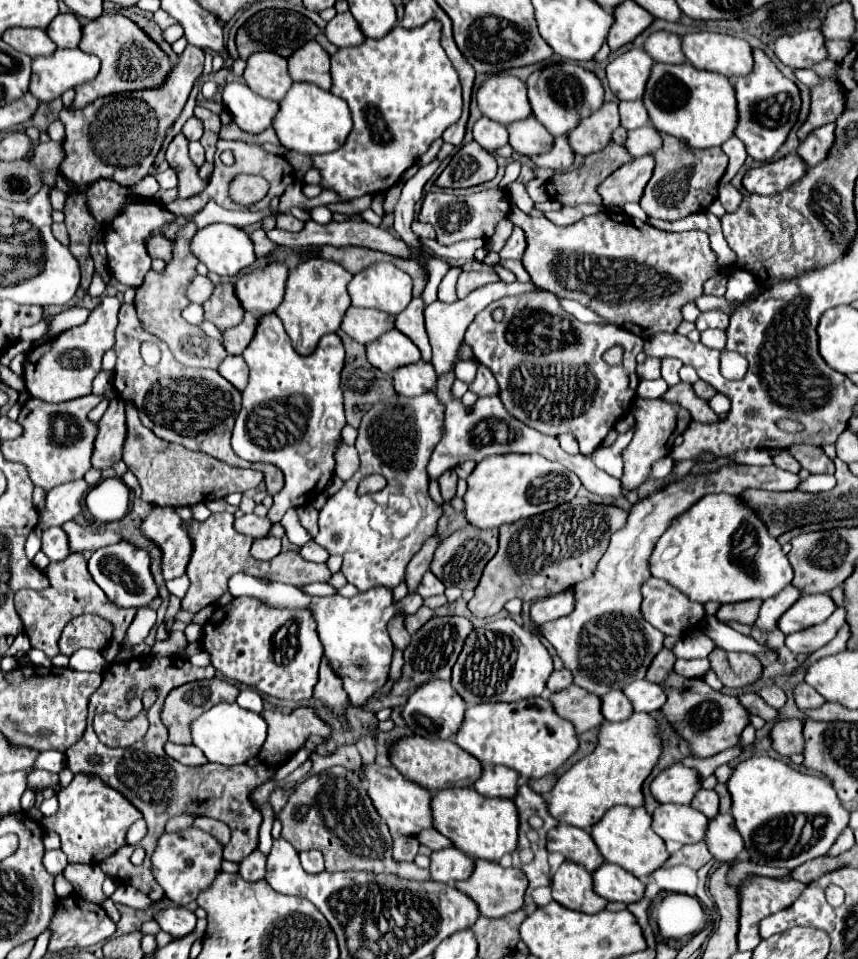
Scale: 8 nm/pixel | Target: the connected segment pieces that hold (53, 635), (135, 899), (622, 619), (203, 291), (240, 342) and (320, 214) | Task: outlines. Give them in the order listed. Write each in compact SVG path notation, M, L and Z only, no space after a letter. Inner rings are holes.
M71 554L67 560L63 560L63 564L51 562L47 566L47 578L49 578L49 588L39 590L39 592L21 590L15 594L15 610L19 612L19 616L25 624L25 634L29 636L33 648L43 650L49 658L59 654L57 640L59 640L65 624L79 614L97 614L97 616L103 616L105 620L111 620L115 642L123 644L125 632L127 632L129 624L133 622L135 608L127 608L127 610L119 608L119 606L111 604L111 600L107 600L107 596L103 596L103 590L91 580L91 574L87 572L87 560L83 558L83 554Z
M119 885L111 896L114 903L120 903L137 910L145 910L149 904L153 904L151 900L147 900L147 896L143 896L139 890L135 890L131 885Z
M723 466L717 472L685 474L683 478L667 484L663 490L639 500L631 508L625 528L611 536L611 544L599 560L595 576L575 586L575 612L571 616L539 626L541 634L557 650L557 656L573 672L573 684L591 694L603 696L611 690L623 690L627 684L645 678L655 652L663 648L665 636L651 624L643 622L641 580L651 576L647 572L647 556L651 554L655 540L659 540L675 516L691 508L703 494L741 494L749 488L785 492L795 490L797 484L797 474L791 474L777 466Z
M195 276L193 280L191 280L191 284L187 286L187 300L189 302L197 302L191 303L182 311L182 317L187 320L187 310L191 310L191 306L193 306L193 310L197 310L197 306L199 306L199 310L201 310L201 320L199 322L189 322L191 324L199 324L201 321L204 321L204 312L202 305L203 300L207 300L207 296L211 294L211 288L213 288L213 282L207 278L207 276Z
M245 312L243 320L237 326L223 330L221 336L223 336L225 350L229 354L241 354L247 348L247 344L251 342L251 336L255 334L255 324L257 324L257 318L249 312Z
M318 206L311 210L311 218L319 224L332 221L332 212L326 206Z

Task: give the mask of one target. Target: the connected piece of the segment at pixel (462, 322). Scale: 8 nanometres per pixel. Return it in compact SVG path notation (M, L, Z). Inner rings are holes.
M495 282L495 284L487 284L483 288L477 288L475 292L471 292L467 298L463 298L461 302L453 302L453 304L445 304L441 300L435 300L431 302L427 308L425 308L425 326L427 326L427 334L429 334L429 340L431 340L431 346L433 346L433 358L431 358L431 364L437 372L437 376L443 376L447 372L453 372L455 368L455 356L457 356L457 350L463 342L463 336L465 336L465 330L469 328L469 324L473 322L473 318L485 308L489 306L491 302L503 298L503 296L511 296L511 294L523 294L523 292L529 292L529 290L537 290L535 284L527 282L527 284L521 284L521 282L513 282L513 284L505 284L505 282Z

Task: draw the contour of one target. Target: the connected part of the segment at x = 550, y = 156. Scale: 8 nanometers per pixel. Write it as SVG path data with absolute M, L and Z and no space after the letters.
M557 136L553 142L553 148L545 154L539 156L531 156L533 164L537 166L545 166L545 168L553 168L553 170L565 170L573 164L575 152L571 152L571 146L567 144L565 136Z

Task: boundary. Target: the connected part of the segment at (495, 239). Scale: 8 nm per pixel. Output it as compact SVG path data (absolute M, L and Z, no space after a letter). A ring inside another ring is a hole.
M507 218L501 220L497 224L494 234L487 240L489 252L499 252L501 250L511 235L513 227L513 223Z

